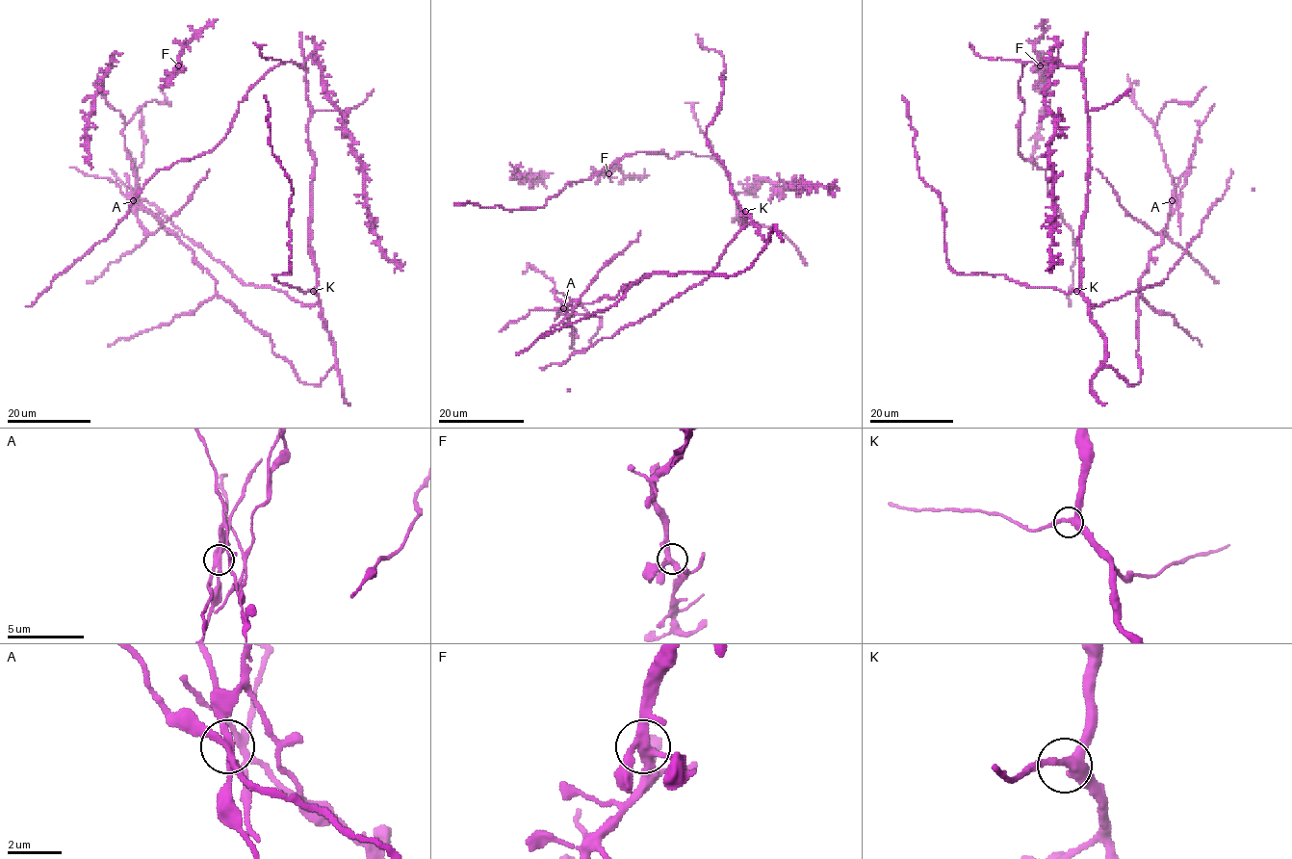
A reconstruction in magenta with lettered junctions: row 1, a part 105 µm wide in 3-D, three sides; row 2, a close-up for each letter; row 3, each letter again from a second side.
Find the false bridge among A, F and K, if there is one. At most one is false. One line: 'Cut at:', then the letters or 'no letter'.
Cut at: A

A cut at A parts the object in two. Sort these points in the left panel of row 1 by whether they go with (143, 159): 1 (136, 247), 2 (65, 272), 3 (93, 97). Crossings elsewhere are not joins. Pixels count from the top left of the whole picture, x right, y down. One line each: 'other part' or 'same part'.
1: same part
2: other part
3: other part

